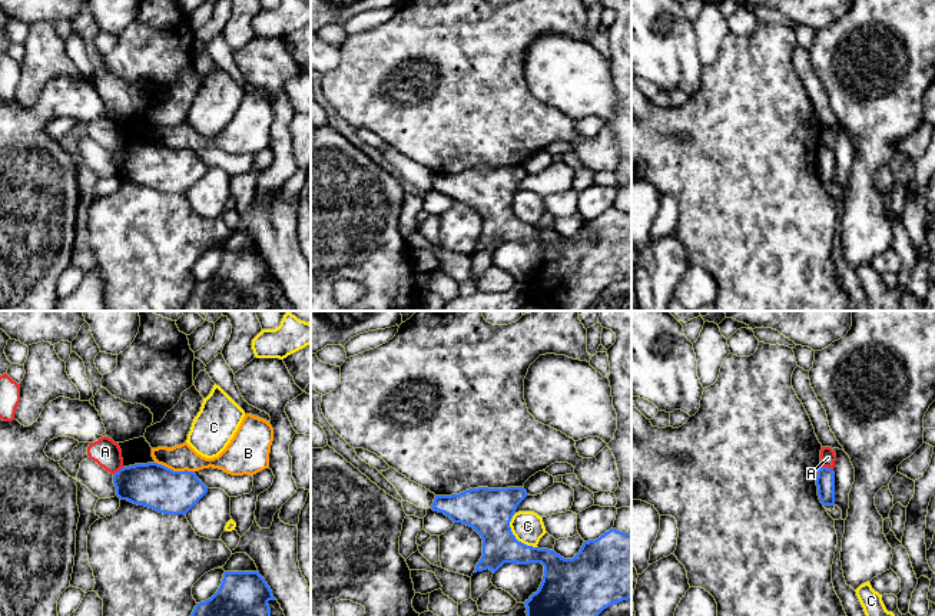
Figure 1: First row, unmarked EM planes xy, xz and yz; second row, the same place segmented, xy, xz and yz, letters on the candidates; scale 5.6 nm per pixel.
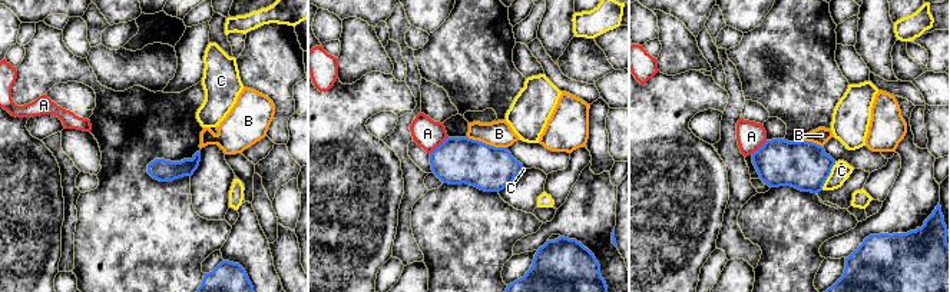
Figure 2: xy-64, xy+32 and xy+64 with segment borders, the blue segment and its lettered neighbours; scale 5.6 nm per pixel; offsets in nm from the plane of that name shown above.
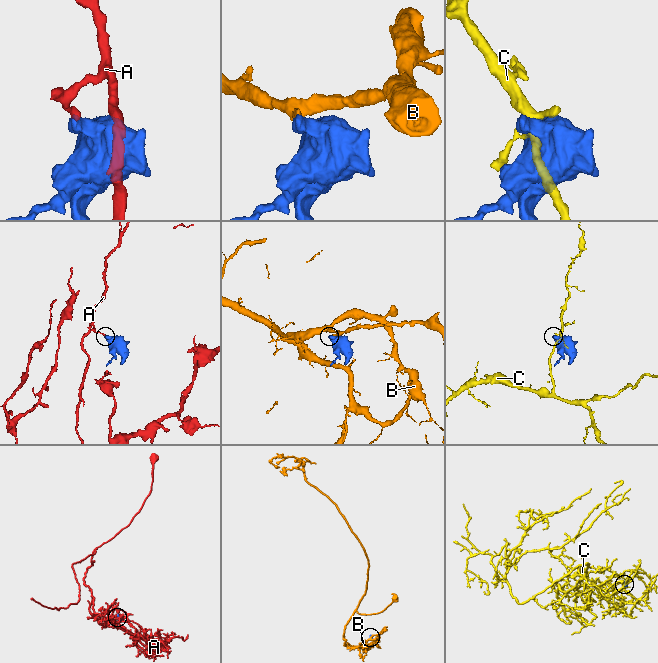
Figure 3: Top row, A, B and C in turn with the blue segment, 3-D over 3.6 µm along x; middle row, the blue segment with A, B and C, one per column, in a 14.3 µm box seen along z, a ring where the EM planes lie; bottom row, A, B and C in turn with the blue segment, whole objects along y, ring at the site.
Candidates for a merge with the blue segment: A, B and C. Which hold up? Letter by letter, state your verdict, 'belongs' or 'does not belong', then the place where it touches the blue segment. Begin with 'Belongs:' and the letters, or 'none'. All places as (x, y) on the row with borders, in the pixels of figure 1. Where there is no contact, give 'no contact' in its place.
Belongs: none
A: does not belong; meets blue in yz at (826, 467)
B: does not belong; meets blue in xy at (175, 472)
C: does not belong; meets blue in xz at (514, 536)

